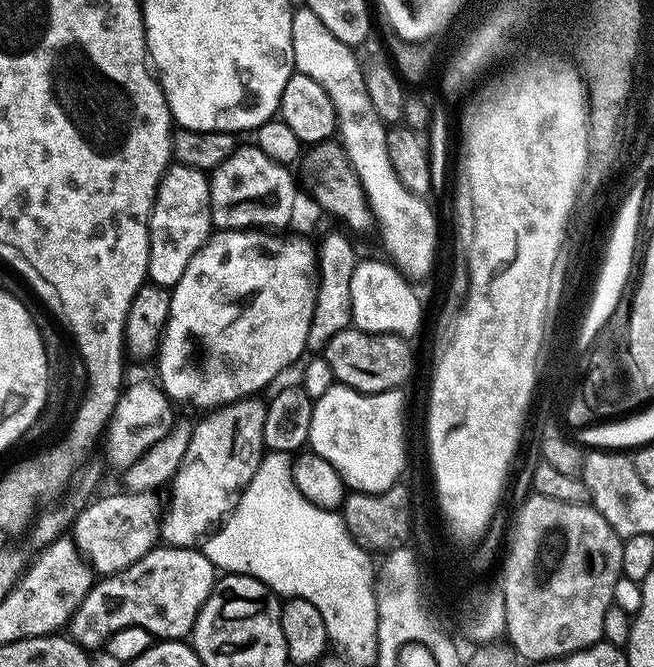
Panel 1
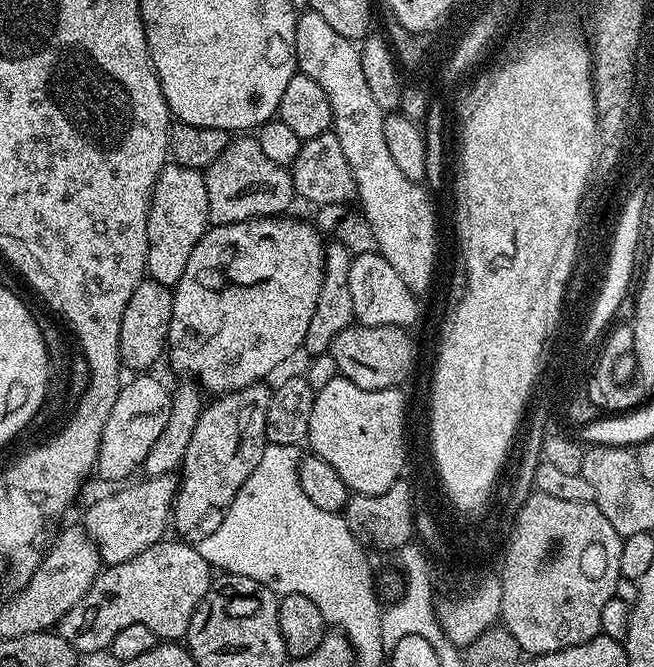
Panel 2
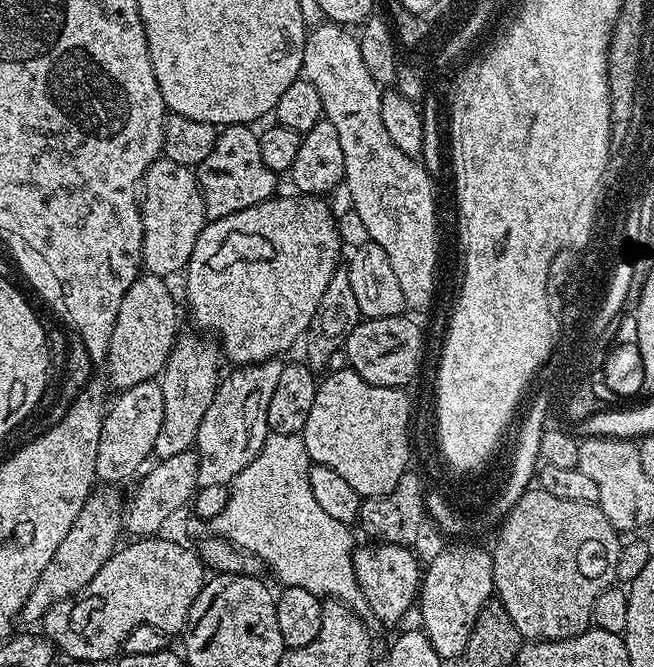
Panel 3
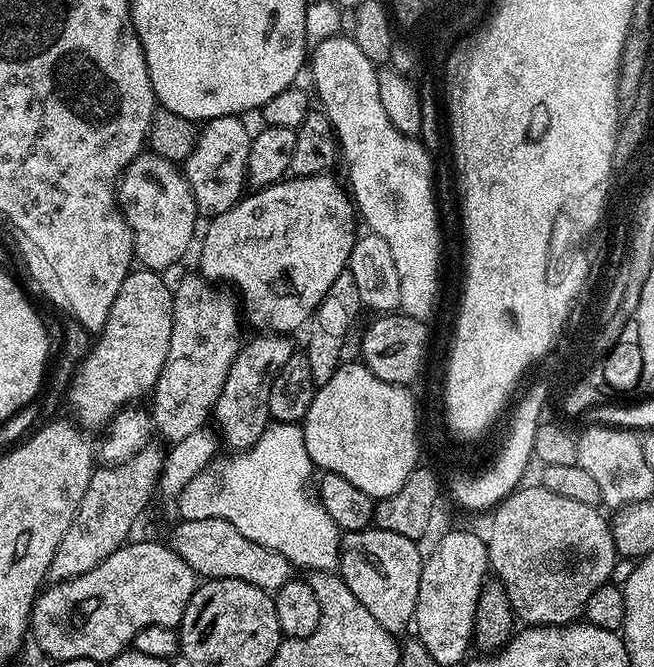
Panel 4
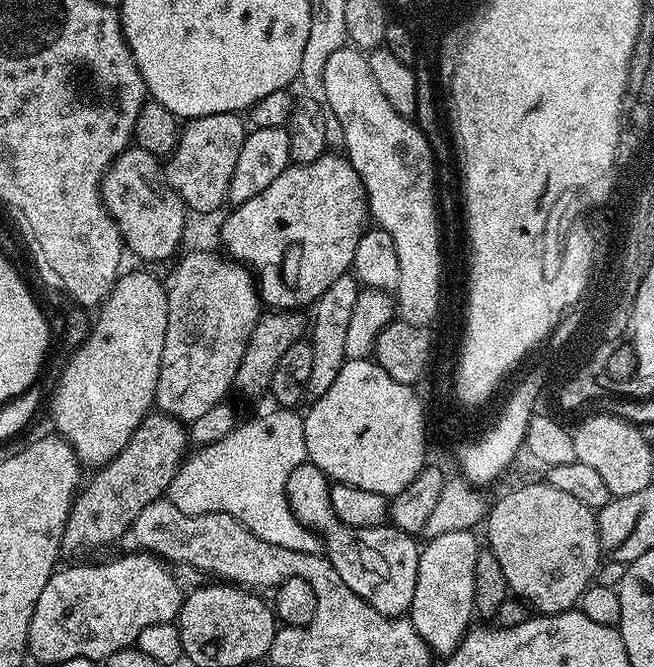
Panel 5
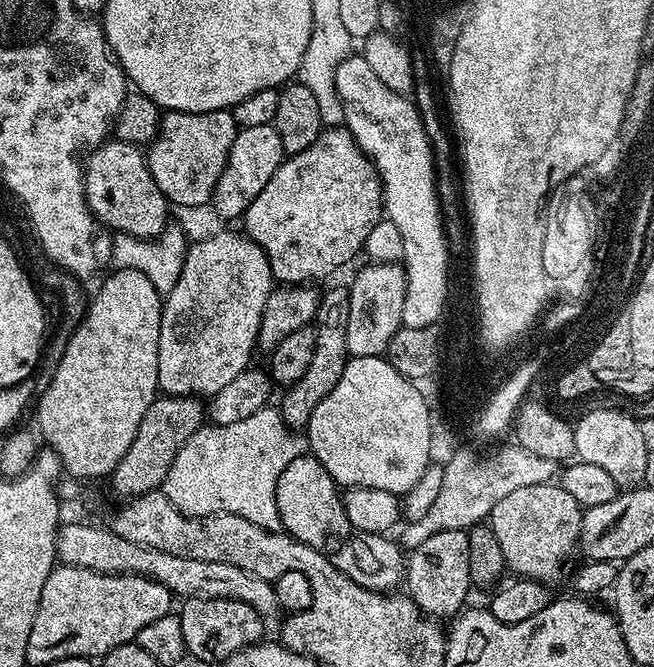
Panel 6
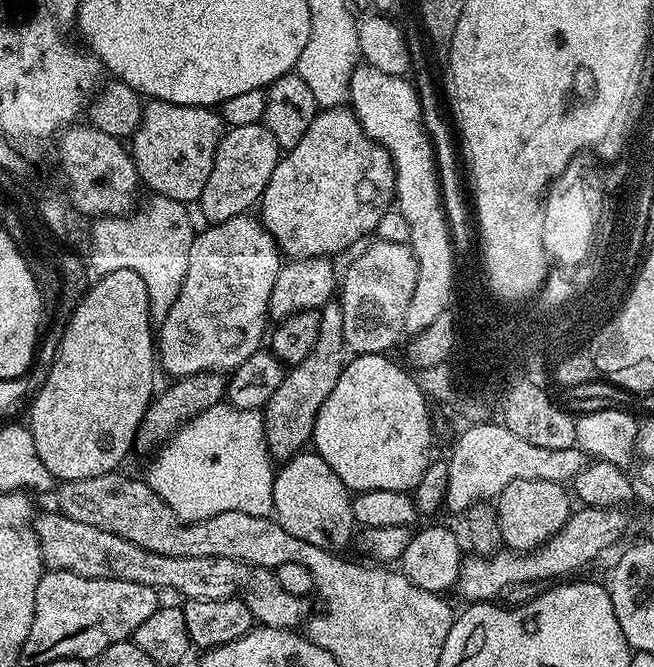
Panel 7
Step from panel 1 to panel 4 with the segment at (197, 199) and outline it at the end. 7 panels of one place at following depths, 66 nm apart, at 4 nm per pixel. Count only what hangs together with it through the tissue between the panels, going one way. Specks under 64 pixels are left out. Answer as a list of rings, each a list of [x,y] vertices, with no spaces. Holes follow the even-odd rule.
[[[145,150],[126,166],[116,185],[116,202],[132,231],[132,251],[145,269],[172,268],[188,252],[196,232],[198,213],[194,194],[177,165]]]

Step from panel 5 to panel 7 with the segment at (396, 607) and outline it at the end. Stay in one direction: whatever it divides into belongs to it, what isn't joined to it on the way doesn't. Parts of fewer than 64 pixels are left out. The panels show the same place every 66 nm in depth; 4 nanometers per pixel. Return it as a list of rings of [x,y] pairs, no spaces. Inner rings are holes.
[[[314,450],[302,451],[285,461],[276,472],[272,484],[274,516],[282,528],[296,538],[328,551],[343,551],[342,548],[351,538],[353,541],[356,523],[352,497],[351,489]]]

